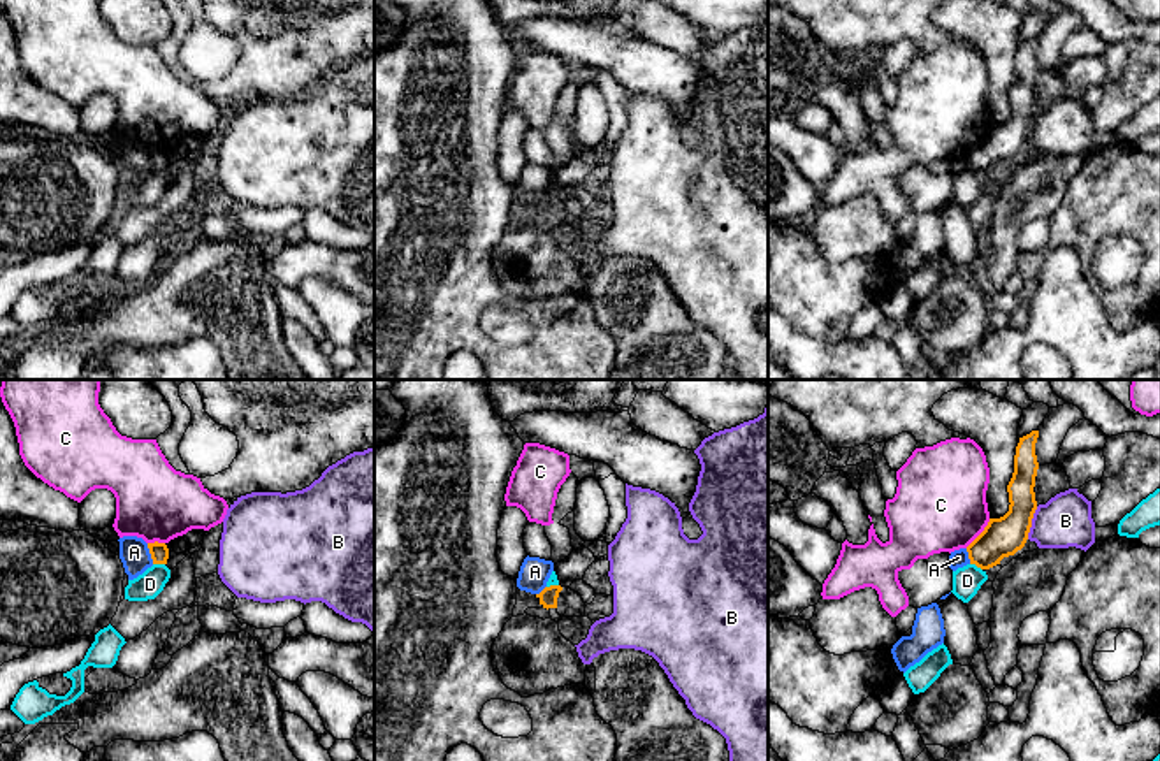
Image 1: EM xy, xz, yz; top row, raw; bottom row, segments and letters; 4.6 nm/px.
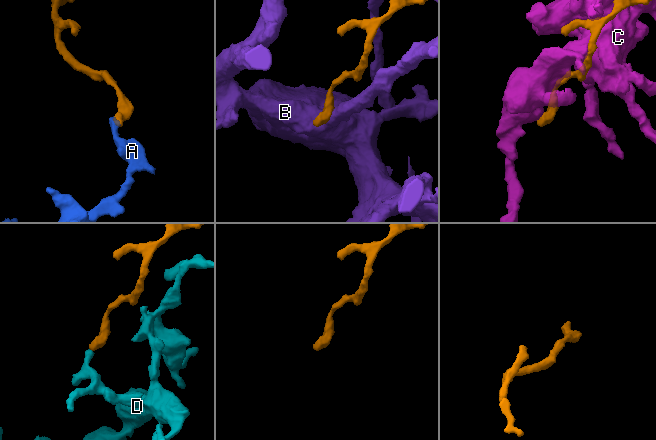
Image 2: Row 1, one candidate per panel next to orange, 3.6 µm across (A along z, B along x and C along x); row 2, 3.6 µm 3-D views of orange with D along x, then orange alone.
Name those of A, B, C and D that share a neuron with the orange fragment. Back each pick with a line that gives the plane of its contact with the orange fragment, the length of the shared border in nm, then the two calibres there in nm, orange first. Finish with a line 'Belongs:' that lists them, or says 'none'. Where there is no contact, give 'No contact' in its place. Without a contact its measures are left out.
Belongs: none

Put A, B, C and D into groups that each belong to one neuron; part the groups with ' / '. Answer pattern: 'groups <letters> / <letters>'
groups A / B / C / D

